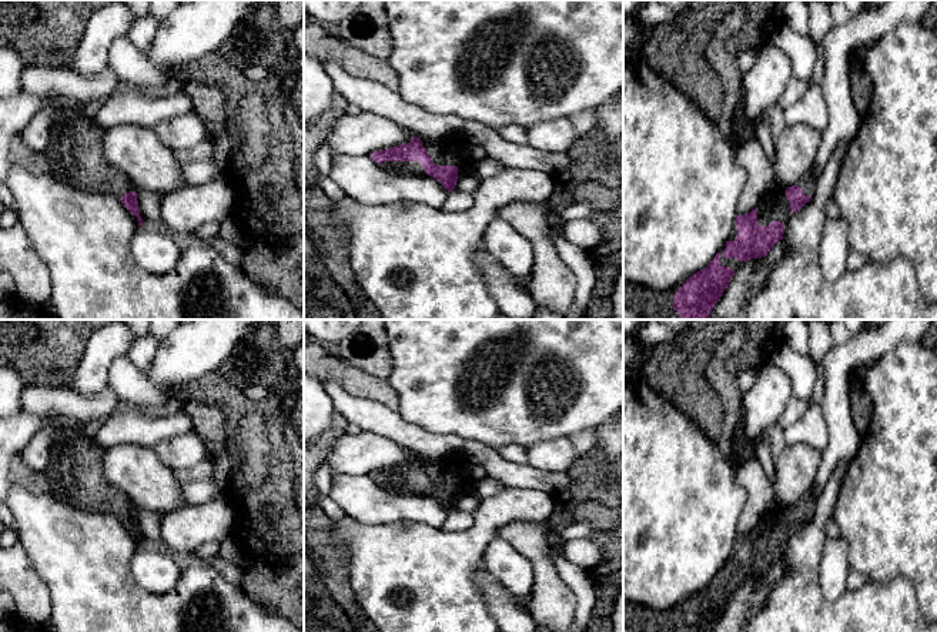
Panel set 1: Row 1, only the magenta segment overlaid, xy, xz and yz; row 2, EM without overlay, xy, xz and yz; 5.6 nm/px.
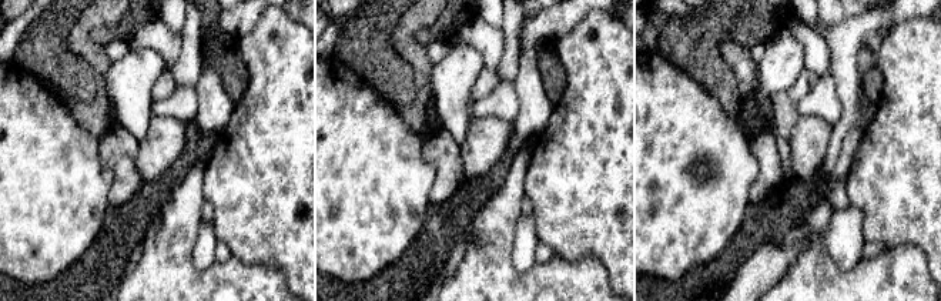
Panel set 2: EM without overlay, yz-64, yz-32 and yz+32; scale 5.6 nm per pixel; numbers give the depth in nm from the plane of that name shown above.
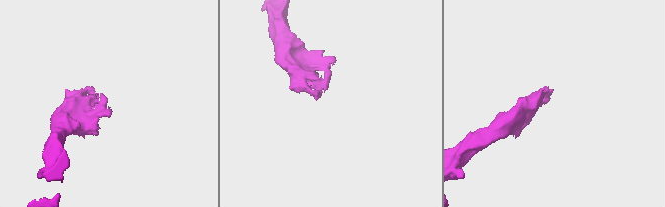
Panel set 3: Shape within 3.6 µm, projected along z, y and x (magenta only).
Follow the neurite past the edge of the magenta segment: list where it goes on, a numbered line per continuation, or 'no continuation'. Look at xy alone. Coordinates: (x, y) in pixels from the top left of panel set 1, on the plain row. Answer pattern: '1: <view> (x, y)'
1: xy (74, 472)

